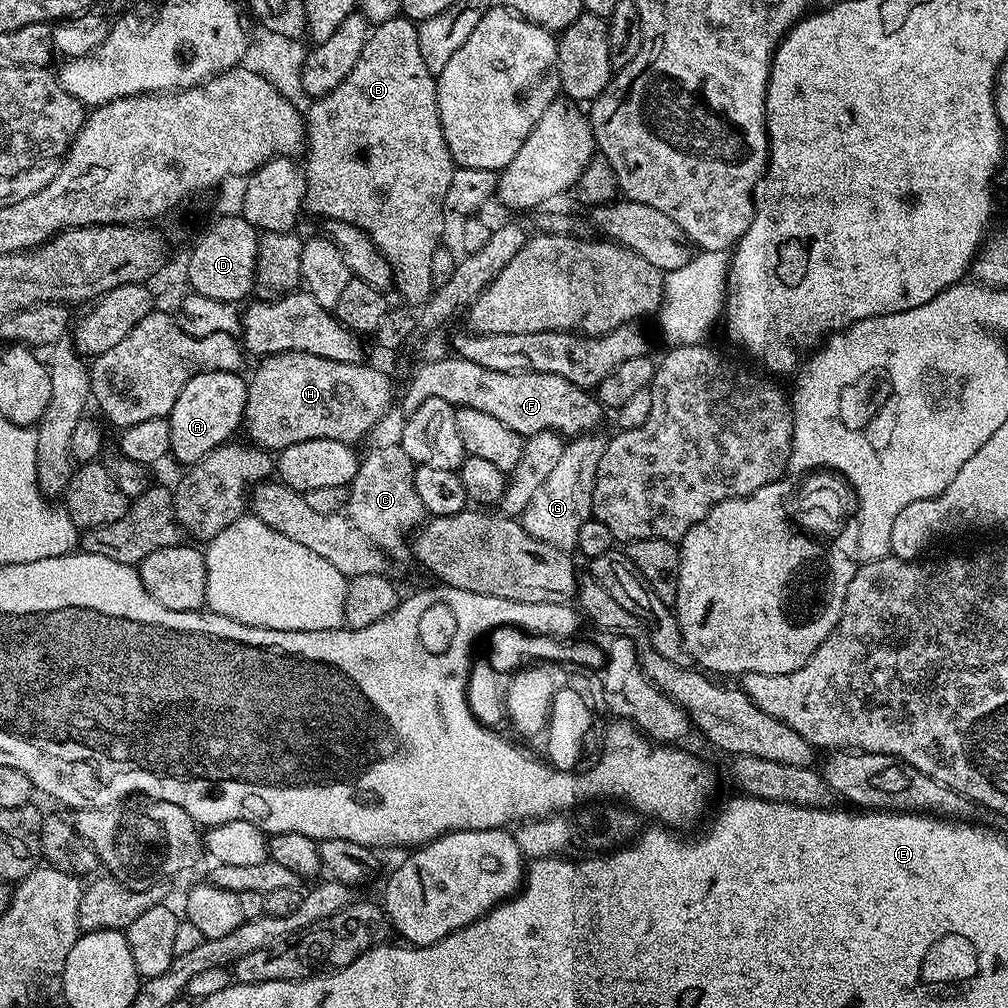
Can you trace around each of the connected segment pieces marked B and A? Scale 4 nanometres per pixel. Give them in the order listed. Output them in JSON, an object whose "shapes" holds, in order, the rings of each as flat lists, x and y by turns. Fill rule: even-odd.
{"shapes":[[[398,14,393,20,387,20,375,25,368,33,368,41,362,46,362,54,358,54,358,62,354,62,354,70,346,74,346,78,330,94,315,97,312,104,306,108,304,116,304,131,306,133,306,179,308,181,308,195,306,197,307,211,312,211,316,216,324,216,325,221,345,220,361,228,374,242,374,246,388,259,392,268,392,282,395,291,400,291,409,305,423,305,424,301,432,294,433,284,430,276,430,260,434,250,442,244,440,235,444,232,444,216,446,209,444,199,446,189,450,186,450,174,453,170,452,155,442,130,442,122,438,114,438,98,436,97,436,76,426,70,426,62,422,62,422,53,418,50,418,30,413,21]],[[203,372,186,386,182,386,182,394,178,394,178,402,174,402,166,419,170,426,170,452,177,456,184,466,196,464,210,450,220,444,227,444,244,423,244,411,248,401,248,382,240,372]]]}

